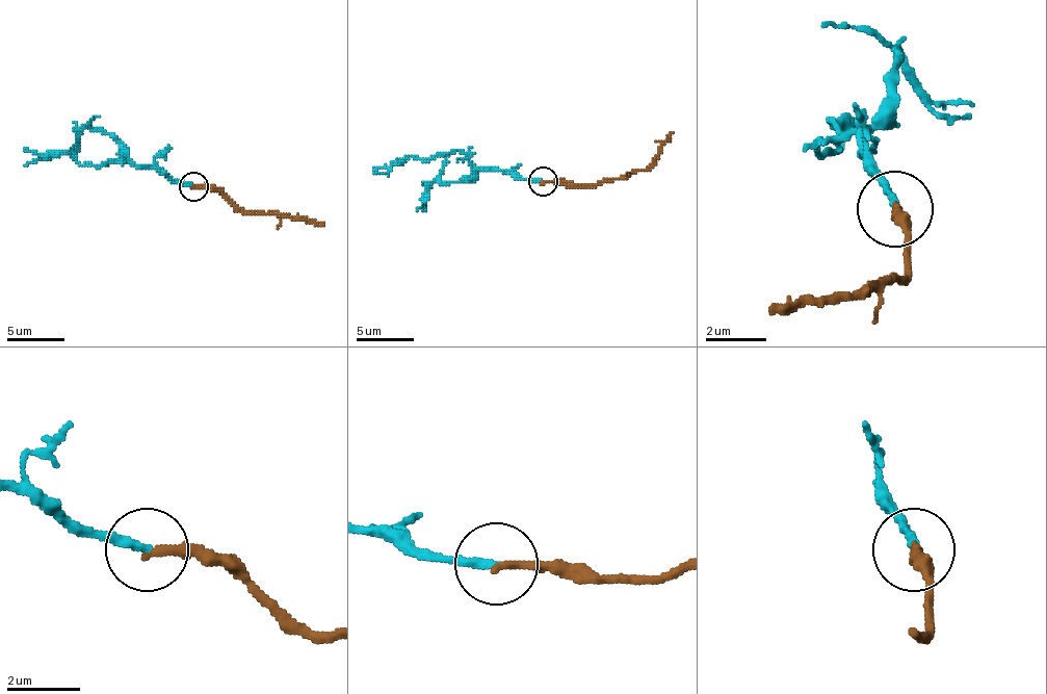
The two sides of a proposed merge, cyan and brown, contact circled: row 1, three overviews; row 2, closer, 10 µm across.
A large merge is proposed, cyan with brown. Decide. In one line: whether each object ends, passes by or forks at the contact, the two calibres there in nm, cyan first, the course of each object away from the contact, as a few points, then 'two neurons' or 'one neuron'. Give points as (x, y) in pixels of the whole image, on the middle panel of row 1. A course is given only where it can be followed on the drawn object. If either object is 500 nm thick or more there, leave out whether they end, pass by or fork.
cyan ends there; brown ends there; 240 nm thick on the cyan side, 220 nm on the other; cyan runs (544, 182), (520, 179), (503, 170), (477, 170), (457, 150), (422, 158), (406, 156), (385, 173), (373, 173); brown runs (544, 182), (593, 184), (627, 179), (653, 161), (673, 132); one neuron

